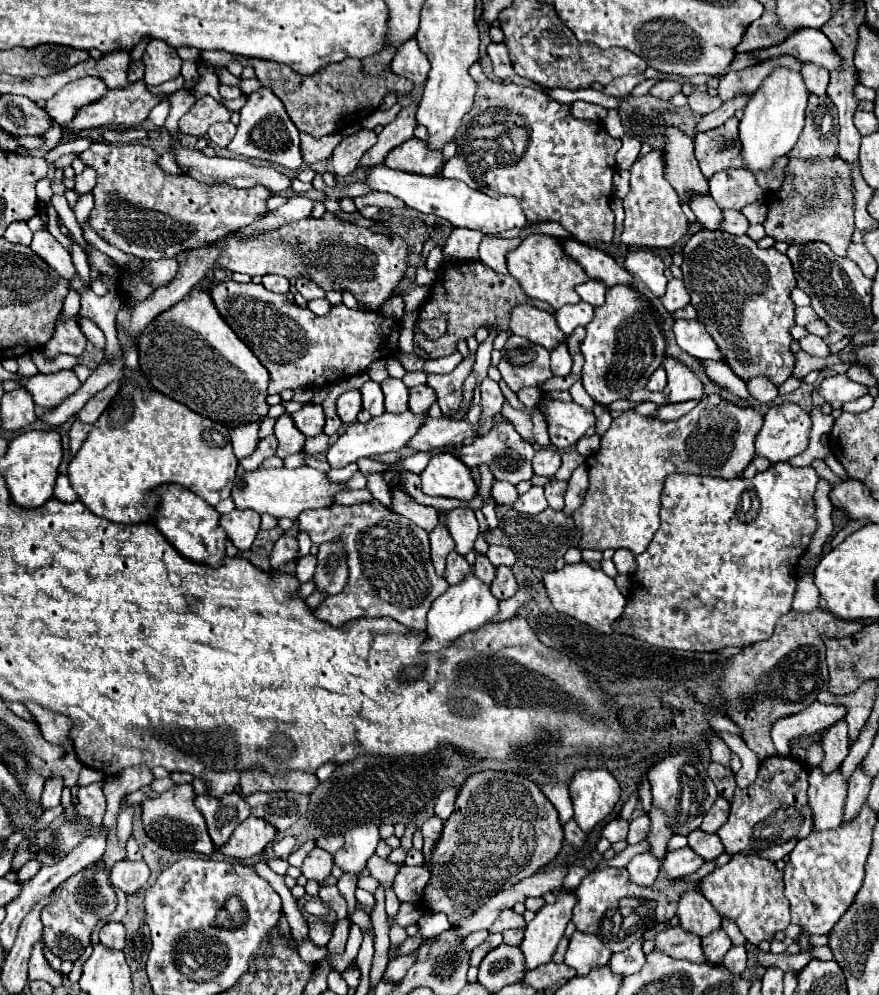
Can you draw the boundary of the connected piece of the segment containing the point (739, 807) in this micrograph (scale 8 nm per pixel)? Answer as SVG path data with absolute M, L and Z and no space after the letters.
M773 755L763 759L755 783L747 789L737 787L729 819L717 831L725 845L725 853L759 855L769 861L779 861L789 855L797 841L807 837L813 827L813 811L807 801L807 775L807 765L795 757Z

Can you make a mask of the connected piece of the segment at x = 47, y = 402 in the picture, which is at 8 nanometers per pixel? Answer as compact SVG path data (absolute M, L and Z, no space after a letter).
M59 371L59 373L37 373L29 379L23 379L23 387L33 395L35 405L43 409L57 407L63 399L73 395L81 383L73 371Z

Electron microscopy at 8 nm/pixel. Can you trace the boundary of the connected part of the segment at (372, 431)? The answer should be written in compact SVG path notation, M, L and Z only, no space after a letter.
M403 411L397 415L395 413L383 413L379 417L371 417L369 423L353 423L327 449L327 463L331 465L331 469L341 469L349 463L355 463L361 457L371 457L371 455L387 453L387 451L399 451L415 435L415 429L419 429L421 421L423 421L423 415L413 415L411 411Z

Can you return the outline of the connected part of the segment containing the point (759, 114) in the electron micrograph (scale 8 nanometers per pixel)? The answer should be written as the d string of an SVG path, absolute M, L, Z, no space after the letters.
M777 67L769 77L765 77L761 87L751 95L749 103L745 105L743 119L739 123L739 139L743 145L741 153L749 171L769 169L777 157L787 155L793 149L803 129L807 97L809 91L799 71Z

